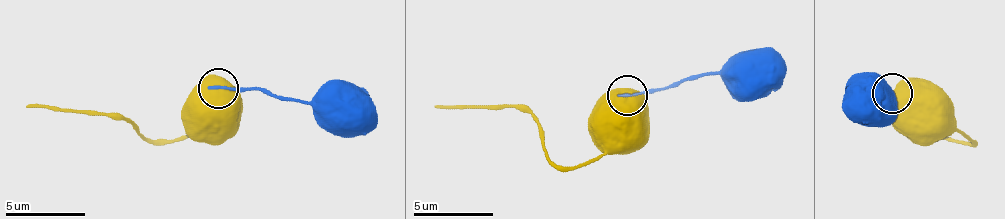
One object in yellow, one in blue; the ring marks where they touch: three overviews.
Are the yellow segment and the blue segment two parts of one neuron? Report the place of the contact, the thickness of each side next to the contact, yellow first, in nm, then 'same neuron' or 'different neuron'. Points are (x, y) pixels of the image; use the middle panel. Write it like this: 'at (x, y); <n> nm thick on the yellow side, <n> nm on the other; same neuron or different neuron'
at (627, 95); 1000 nm thick on the yellow side, 200 nm on the other; different neuron

